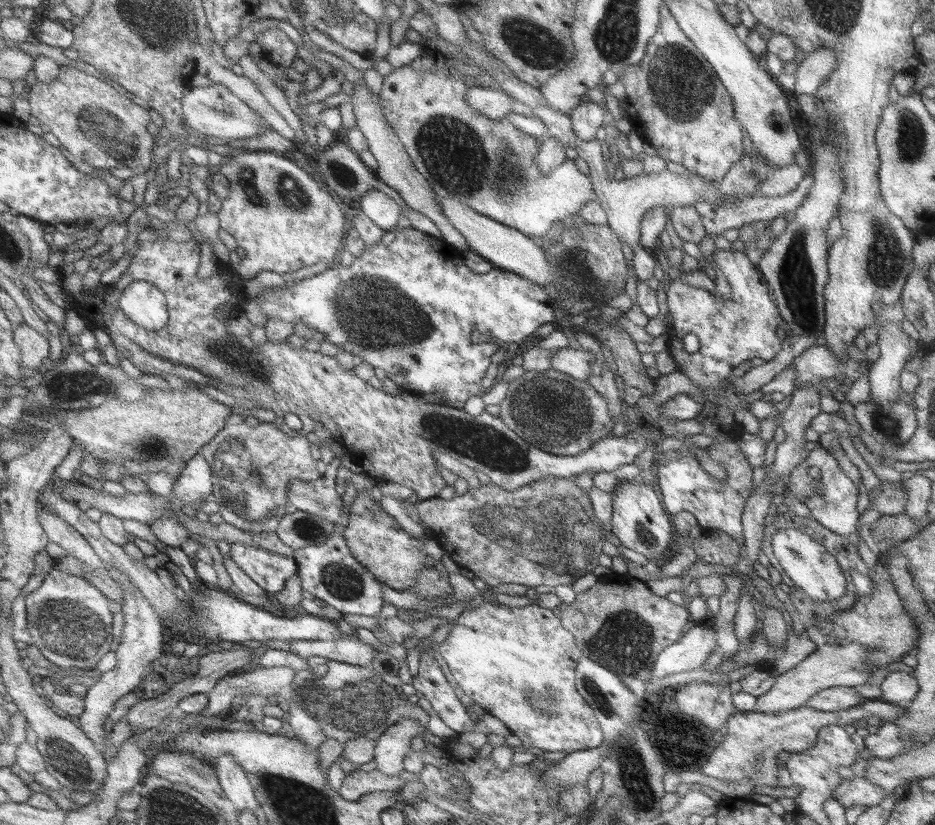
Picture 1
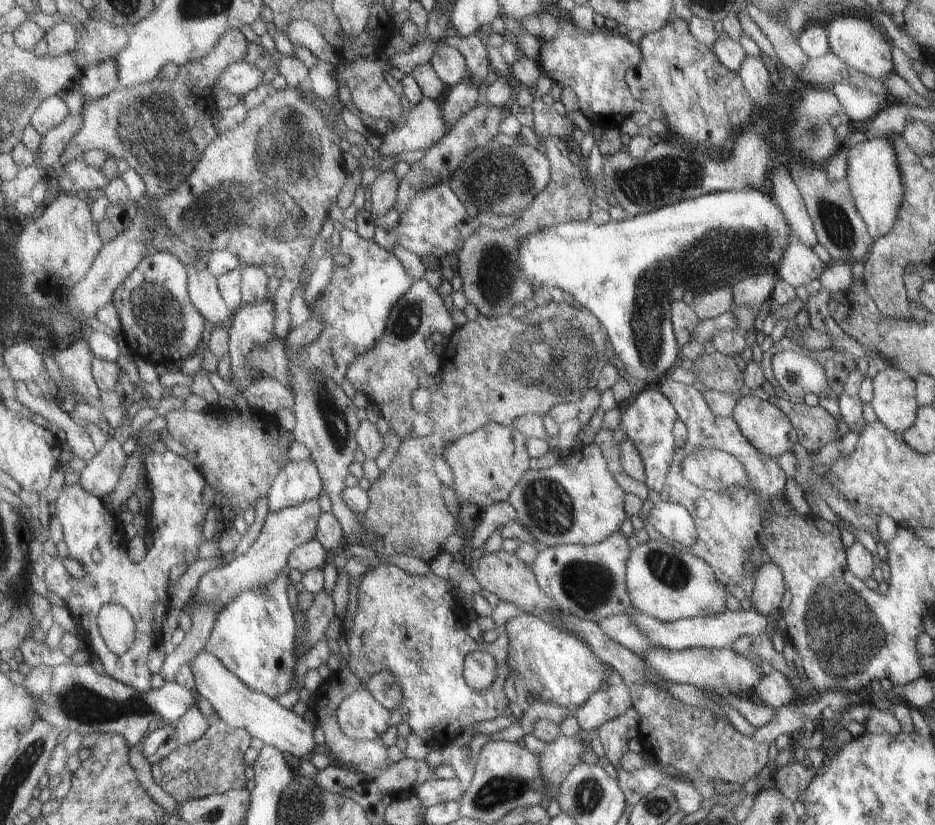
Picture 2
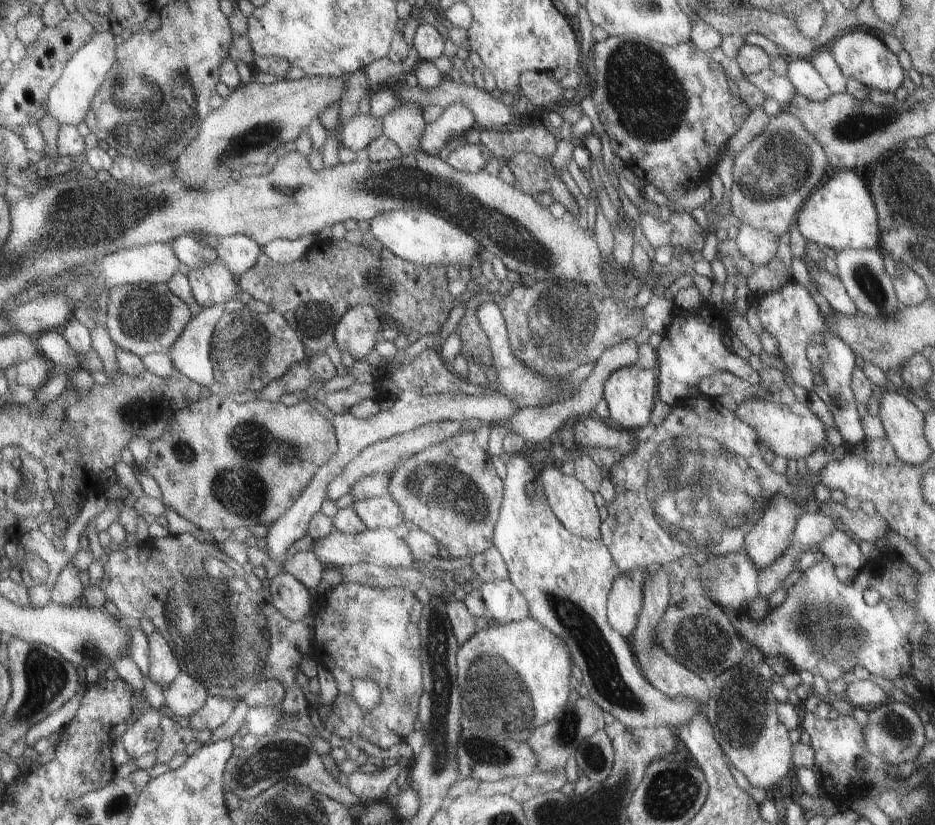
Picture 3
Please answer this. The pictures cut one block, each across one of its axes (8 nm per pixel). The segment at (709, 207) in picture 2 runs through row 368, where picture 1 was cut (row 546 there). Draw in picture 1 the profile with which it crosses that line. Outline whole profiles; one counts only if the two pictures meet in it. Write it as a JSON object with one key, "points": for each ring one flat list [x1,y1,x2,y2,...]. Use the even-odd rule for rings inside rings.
{"points":[[621,478,616,484,612,498,612,513,610,524,607,526,613,536,619,540,621,546,642,554,649,561,656,559,667,560,671,553,671,522,670,516,663,510,660,495,655,486,639,481,630,481]]}

